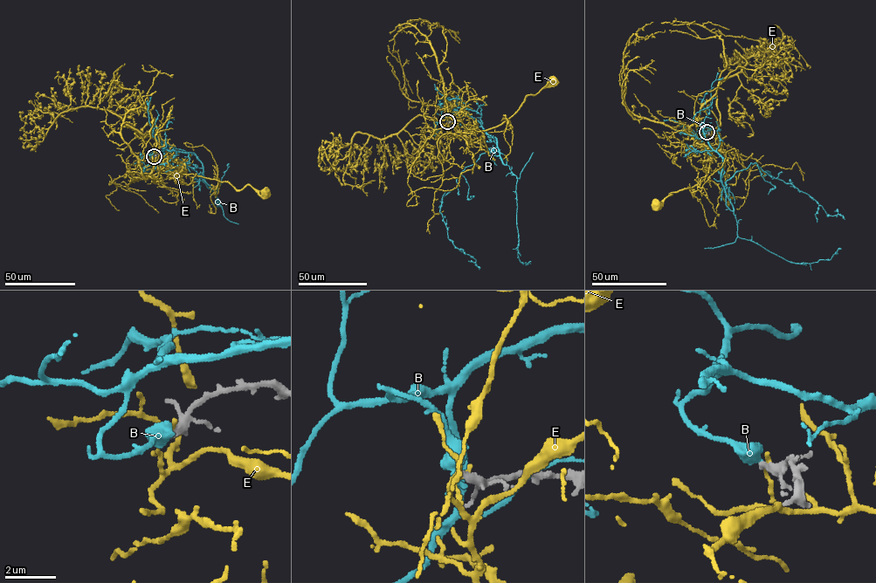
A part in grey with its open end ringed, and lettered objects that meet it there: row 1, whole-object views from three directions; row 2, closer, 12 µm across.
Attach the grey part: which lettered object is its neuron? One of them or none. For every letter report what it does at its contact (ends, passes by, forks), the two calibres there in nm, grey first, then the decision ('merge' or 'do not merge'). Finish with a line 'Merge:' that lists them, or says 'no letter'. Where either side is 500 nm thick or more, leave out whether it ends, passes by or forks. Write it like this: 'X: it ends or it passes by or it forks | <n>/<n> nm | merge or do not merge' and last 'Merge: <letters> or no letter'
B: 380/700 nm | do not merge
E: it ends | 300/150 nm | do not merge
Merge: no letter

